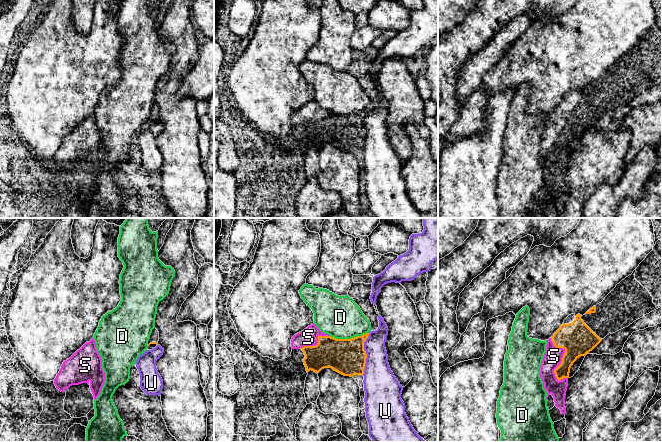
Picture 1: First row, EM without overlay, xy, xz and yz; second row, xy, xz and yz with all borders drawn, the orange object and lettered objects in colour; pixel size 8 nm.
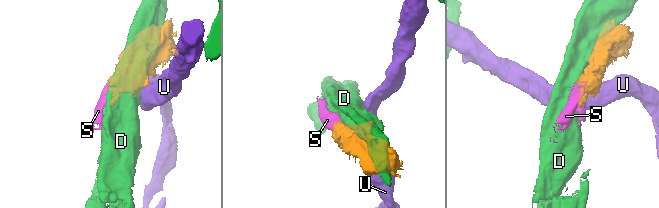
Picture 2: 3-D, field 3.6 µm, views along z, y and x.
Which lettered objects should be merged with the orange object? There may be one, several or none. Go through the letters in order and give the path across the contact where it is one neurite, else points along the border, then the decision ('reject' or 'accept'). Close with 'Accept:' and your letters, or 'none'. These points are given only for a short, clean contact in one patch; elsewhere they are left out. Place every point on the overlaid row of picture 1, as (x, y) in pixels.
D: reject
S: accept
U: along xz (370, 332), (364, 342), (366, 363), (362, 374) | reject
Accept: S

